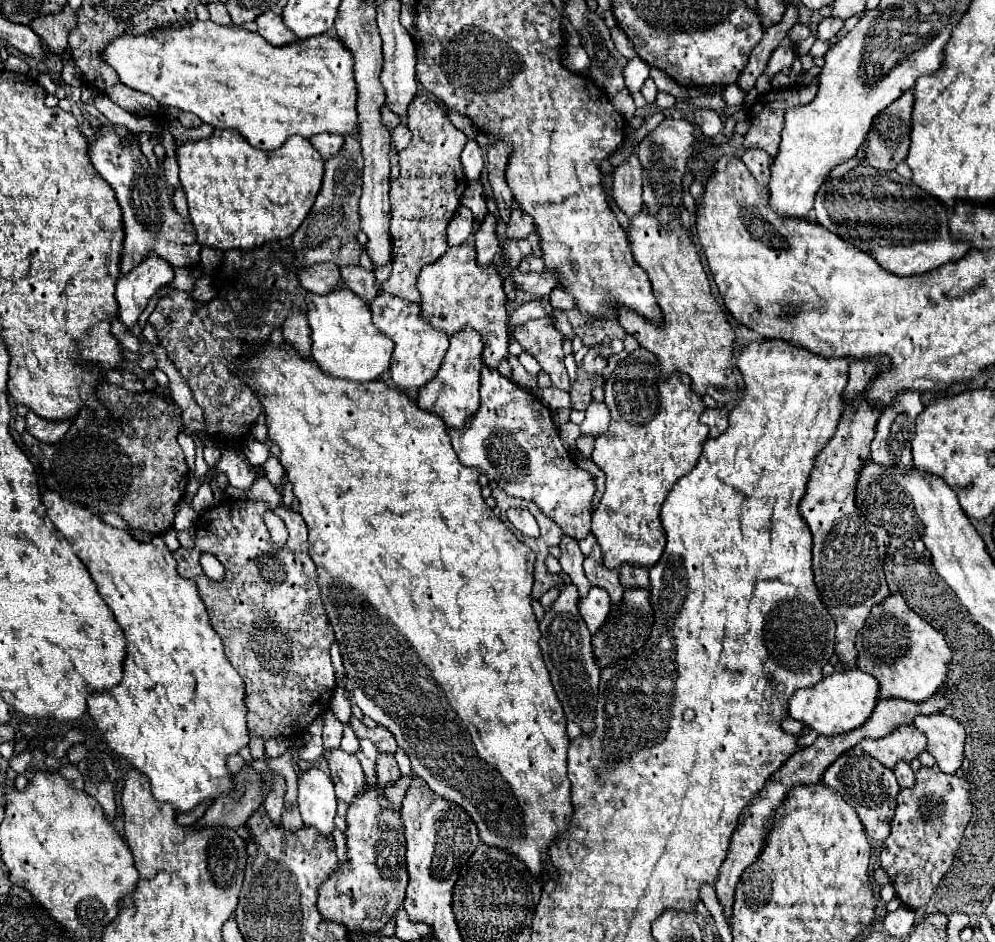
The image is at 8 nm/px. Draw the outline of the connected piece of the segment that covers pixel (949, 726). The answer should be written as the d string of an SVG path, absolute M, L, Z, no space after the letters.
M944 713L918 715L918 719L914 719L914 727L926 735L926 749L936 759L940 771L954 775L962 767L964 727Z

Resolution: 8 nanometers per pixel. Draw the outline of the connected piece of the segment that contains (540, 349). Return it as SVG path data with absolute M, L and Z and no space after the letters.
M552 317L532 319L514 329L514 339L522 345L524 351L536 357L540 367L550 375L556 389L570 391L570 379L564 367L562 351L562 333L554 327Z

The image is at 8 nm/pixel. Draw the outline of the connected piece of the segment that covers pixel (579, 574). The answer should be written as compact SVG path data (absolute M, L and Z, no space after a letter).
M562 535L560 549L562 549L562 555L560 555L560 565L562 565L562 569L570 575L572 583L578 587L580 595L586 595L586 591L590 589L590 581L588 581L586 575L584 575L584 567L582 567L584 555L582 555L582 551L580 551L580 547L578 547L578 541L576 541L574 537Z

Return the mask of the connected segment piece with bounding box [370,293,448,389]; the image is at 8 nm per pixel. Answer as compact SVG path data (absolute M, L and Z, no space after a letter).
M380 293L372 303L372 321L378 329L382 329L394 343L396 349L390 361L390 375L396 387L400 389L418 389L426 385L440 369L440 361L448 349L448 335L444 331L434 329L420 315L420 305L410 303L406 299L398 299L394 295Z

